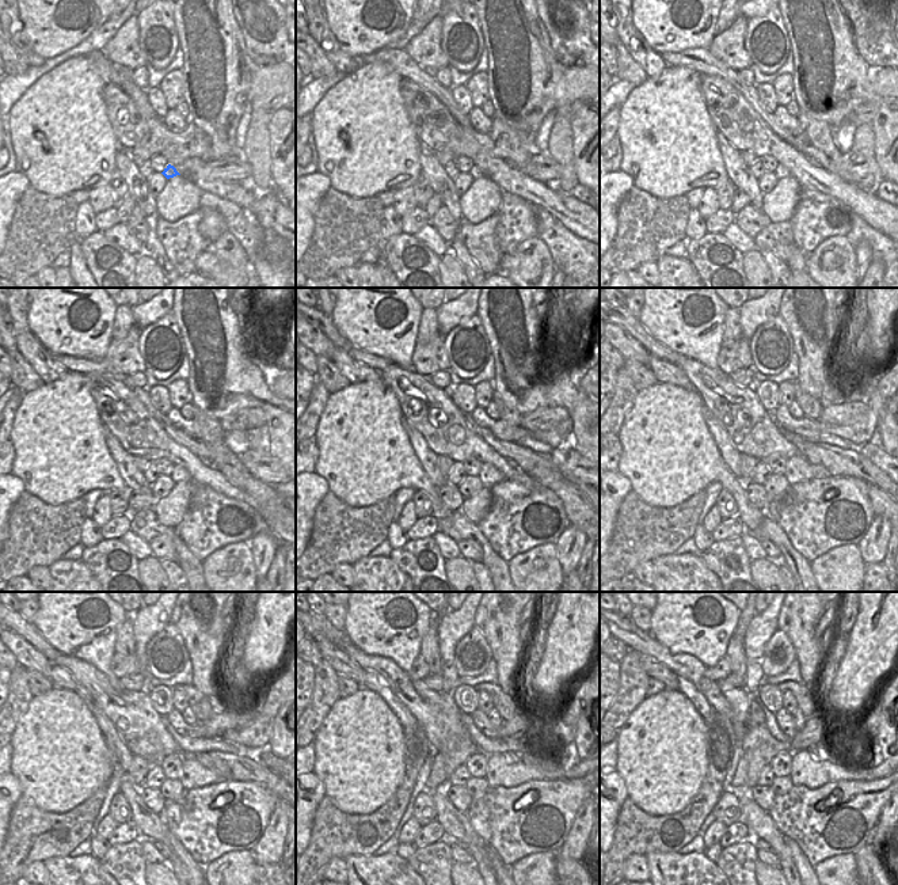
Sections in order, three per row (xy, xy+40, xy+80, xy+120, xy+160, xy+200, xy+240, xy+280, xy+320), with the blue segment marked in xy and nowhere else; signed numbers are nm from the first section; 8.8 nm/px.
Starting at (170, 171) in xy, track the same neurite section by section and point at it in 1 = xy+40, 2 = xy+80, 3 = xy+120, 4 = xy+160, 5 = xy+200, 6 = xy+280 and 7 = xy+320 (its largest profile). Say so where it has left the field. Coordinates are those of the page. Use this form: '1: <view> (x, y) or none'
1: xy+40 (475, 173)
2: xy+80 (780, 171)
3: xy+120 (179, 474)
4: xy+160 (489, 475)
5: xy+200 (794, 473)
6: xy+280 (494, 778)
7: xy+320 (801, 759)

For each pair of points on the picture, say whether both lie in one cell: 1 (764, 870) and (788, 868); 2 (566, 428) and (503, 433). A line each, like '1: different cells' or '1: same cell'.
1: different cells
2: same cell

